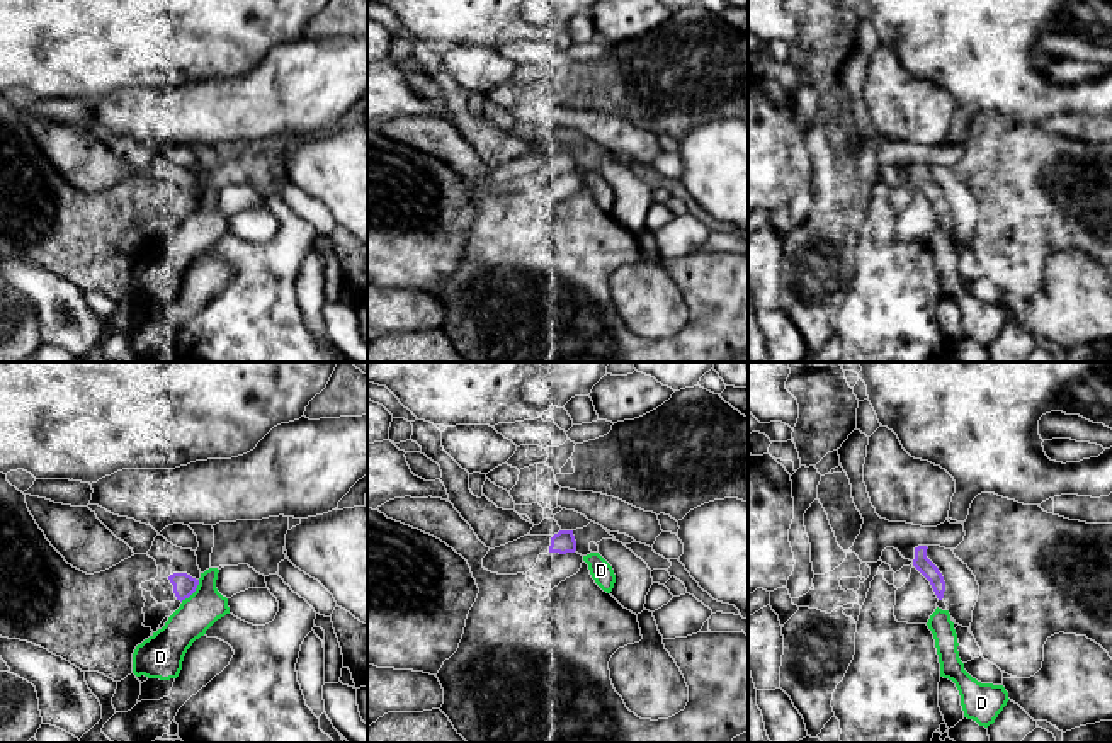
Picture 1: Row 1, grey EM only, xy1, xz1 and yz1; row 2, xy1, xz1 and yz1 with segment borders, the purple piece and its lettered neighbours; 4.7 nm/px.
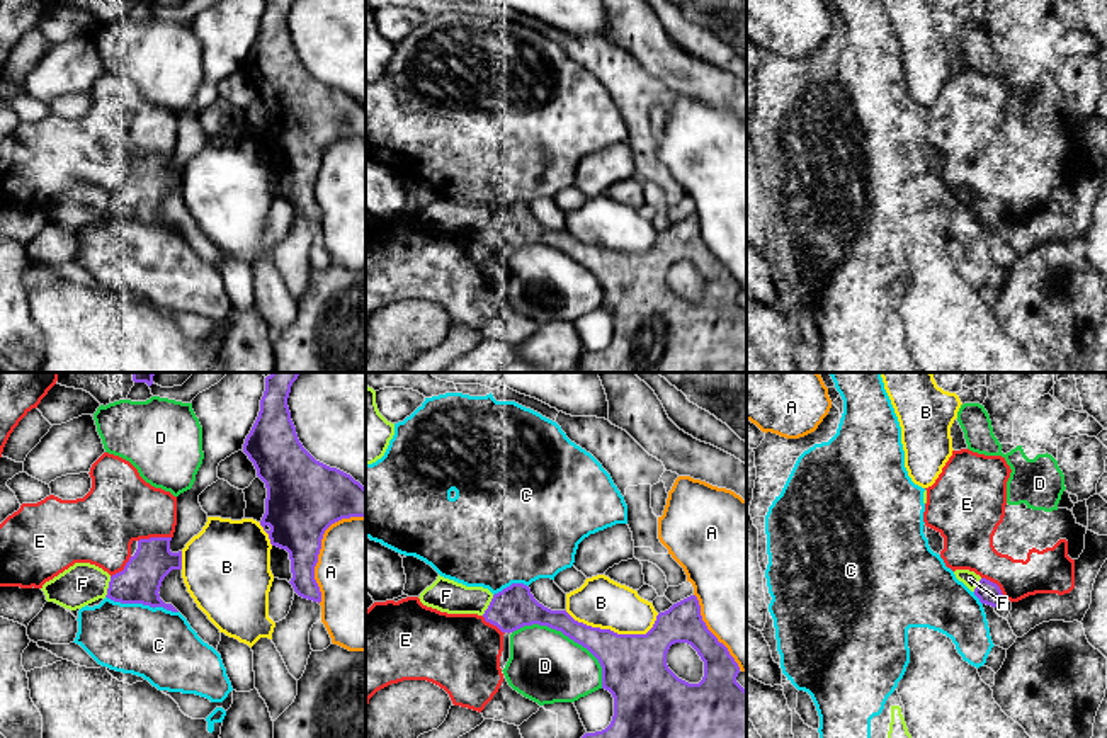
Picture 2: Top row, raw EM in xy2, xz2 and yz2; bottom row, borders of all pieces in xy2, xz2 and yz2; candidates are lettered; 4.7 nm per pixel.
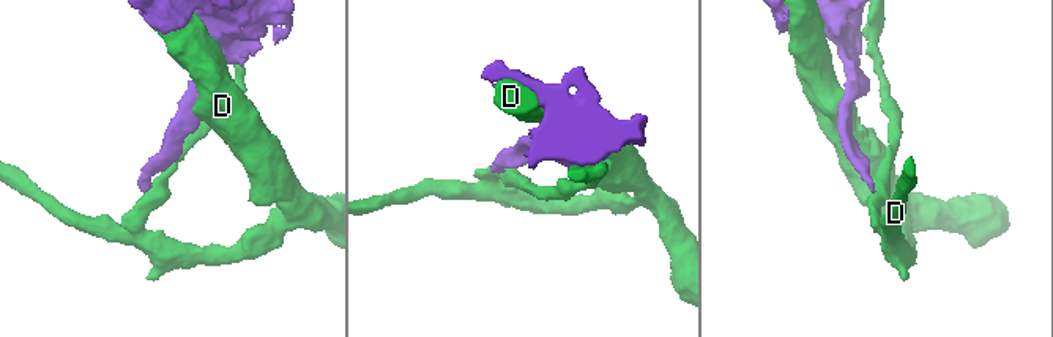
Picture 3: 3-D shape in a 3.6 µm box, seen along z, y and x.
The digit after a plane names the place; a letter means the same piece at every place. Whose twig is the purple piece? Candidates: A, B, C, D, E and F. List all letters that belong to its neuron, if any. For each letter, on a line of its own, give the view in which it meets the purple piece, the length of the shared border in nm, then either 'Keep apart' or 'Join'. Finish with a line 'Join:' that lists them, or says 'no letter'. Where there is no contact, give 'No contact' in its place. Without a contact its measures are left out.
A: Touches purple in xy2. Shared border 460 nm. Keep apart
B: Touches purple in xz2. Shared border 440 nm. Keep apart
C: Touches purple in xy2. Shared border 360 nm. Keep apart
D: Touches purple in xz2. Shared border 500 nm. Keep apart
E: Touches purple in xy2. Shared border 160 nm. Keep apart
F: Touches purple in xy2. Shared border 100 nm. Keep apart
Join: no letter

